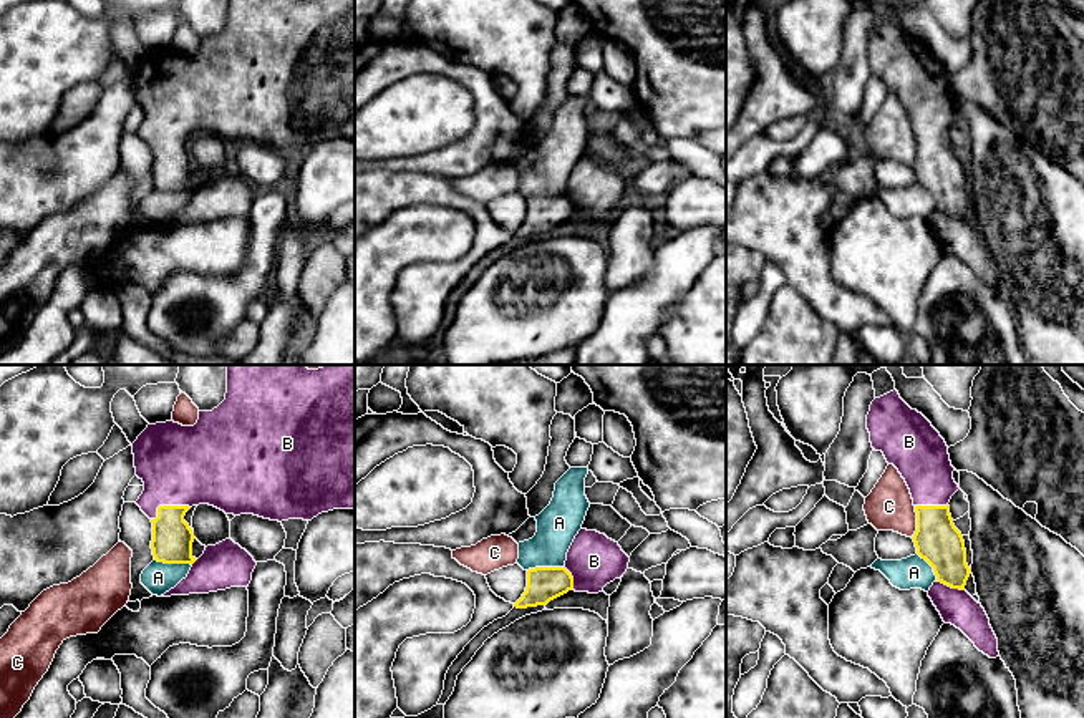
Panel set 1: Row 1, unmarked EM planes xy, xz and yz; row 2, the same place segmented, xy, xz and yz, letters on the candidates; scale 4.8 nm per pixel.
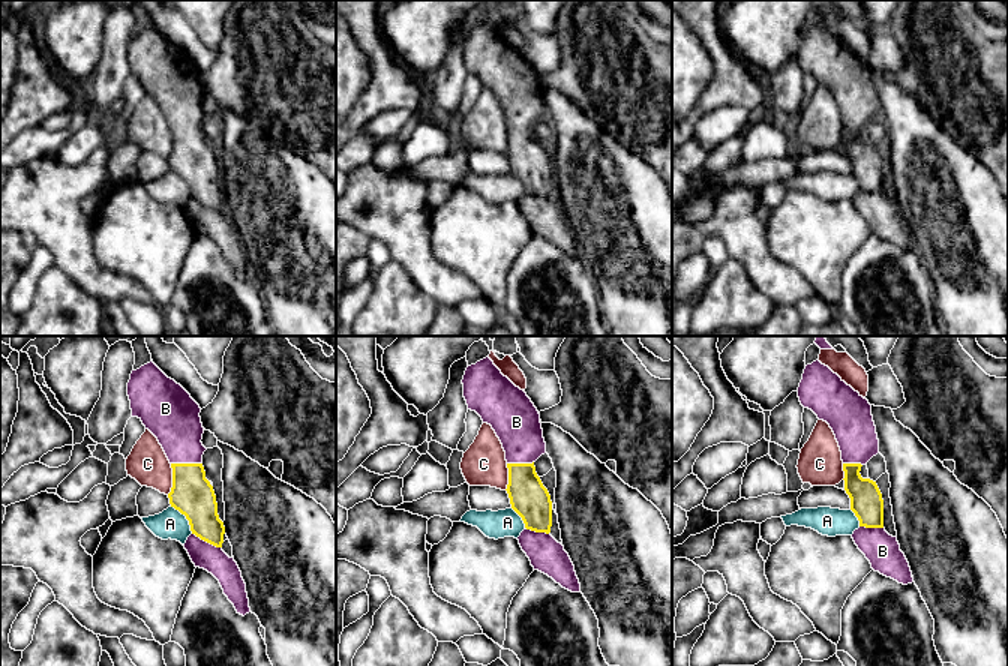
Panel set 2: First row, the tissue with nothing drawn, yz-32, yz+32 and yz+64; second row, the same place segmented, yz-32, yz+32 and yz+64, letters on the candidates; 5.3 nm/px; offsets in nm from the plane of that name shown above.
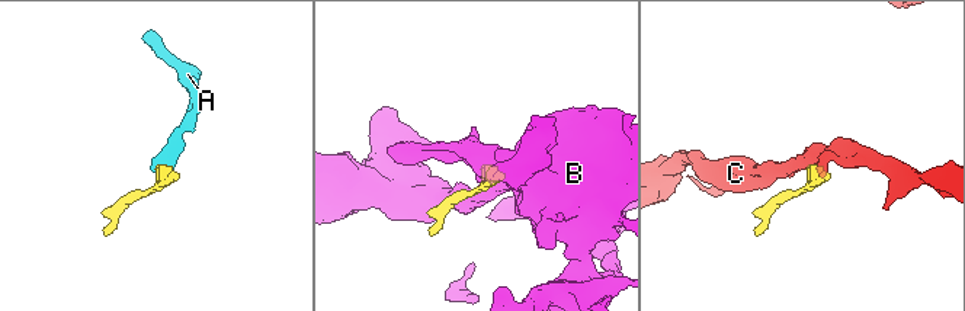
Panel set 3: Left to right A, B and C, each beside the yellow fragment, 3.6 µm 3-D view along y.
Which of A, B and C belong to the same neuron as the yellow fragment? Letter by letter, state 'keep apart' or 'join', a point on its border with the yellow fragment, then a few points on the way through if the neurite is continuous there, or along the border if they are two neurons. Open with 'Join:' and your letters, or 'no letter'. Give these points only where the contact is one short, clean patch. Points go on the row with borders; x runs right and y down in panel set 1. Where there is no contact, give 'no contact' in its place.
Join: B
A: keep apart; contact xy (173, 562); border xy (154, 559), (191, 566)
B: join; contact xy (166, 506)
C: keep apart; contact yz (917, 523); border yz (915, 506), (915, 533), (912, 538)

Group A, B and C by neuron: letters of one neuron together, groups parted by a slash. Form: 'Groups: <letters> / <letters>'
Groups: A / B / C

